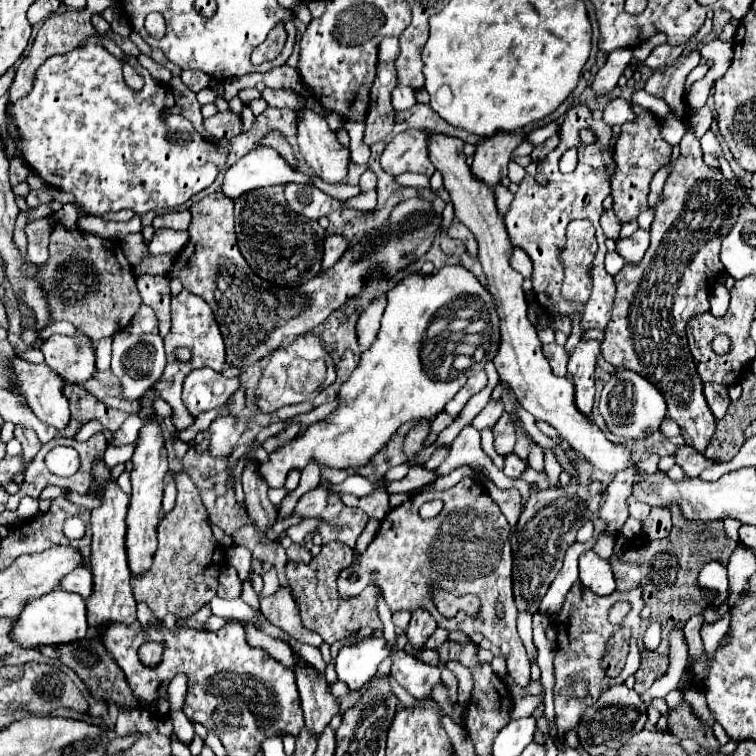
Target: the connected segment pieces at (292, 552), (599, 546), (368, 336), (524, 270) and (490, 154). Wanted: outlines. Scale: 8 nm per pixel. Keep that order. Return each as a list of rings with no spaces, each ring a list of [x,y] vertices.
[[[292,544],[290,548],[286,548],[286,554],[290,560],[302,560],[306,564],[312,560],[312,554],[302,544]]]
[[[600,534],[600,538],[596,540],[596,544],[592,546],[592,550],[602,556],[604,560],[608,560],[608,556],[612,554],[614,550],[614,544],[616,544],[616,536],[608,536],[608,534]]]
[[[382,296],[376,302],[372,302],[370,308],[366,312],[362,312],[362,316],[358,320],[358,342],[360,342],[360,350],[366,350],[374,342],[374,336],[378,332],[378,324],[380,324],[384,306],[386,306],[386,296]]]
[[[514,248],[514,250],[512,250],[510,266],[512,266],[514,270],[518,270],[524,278],[532,276],[532,260],[530,260],[530,256],[528,256],[522,248]]]
[[[506,134],[492,136],[492,140],[482,140],[476,146],[474,162],[472,162],[472,174],[480,182],[484,182],[488,188],[496,188],[500,180],[508,174],[508,162],[512,160],[514,148],[522,142],[524,136],[520,134]]]

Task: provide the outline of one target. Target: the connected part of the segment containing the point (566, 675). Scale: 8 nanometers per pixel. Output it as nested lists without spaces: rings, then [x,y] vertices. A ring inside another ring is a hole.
[[[576,582],[572,586],[572,590],[568,592],[560,614],[554,618],[554,626],[558,630],[558,652],[554,658],[554,672],[556,672],[554,706],[556,706],[556,726],[560,730],[560,736],[566,728],[574,730],[578,726],[582,712],[588,708],[588,704],[594,704],[594,700],[598,700],[602,690],[606,690],[614,684],[622,684],[630,674],[634,674],[638,670],[638,666],[640,666],[638,636],[640,636],[640,624],[642,624],[642,620],[640,620],[642,608],[644,608],[642,592],[638,592],[638,588],[634,592],[614,592],[610,596],[596,596],[586,586],[582,586],[582,582]],[[616,602],[630,602],[632,604],[626,620],[622,622],[624,626],[628,626],[632,630],[632,636],[628,640],[630,652],[628,652],[626,670],[618,678],[610,678],[600,668],[600,658],[604,654],[606,640],[616,630],[616,626],[610,624],[610,620],[608,620],[608,610]]]

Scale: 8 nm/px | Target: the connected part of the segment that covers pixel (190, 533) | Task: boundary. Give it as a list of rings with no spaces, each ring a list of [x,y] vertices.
[[[170,470],[168,476],[176,482],[176,506],[158,524],[158,552],[150,572],[140,578],[132,578],[132,592],[136,602],[146,602],[158,618],[168,614],[192,616],[200,608],[198,604],[208,604],[210,598],[216,596],[216,576],[224,562],[224,552],[206,524],[208,514],[192,478],[184,470]]]

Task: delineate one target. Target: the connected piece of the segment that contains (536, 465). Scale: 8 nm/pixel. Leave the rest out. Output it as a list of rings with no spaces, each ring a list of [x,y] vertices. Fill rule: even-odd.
[[[533,444],[530,448],[528,465],[538,471],[542,471],[544,469],[543,449],[537,444]]]

